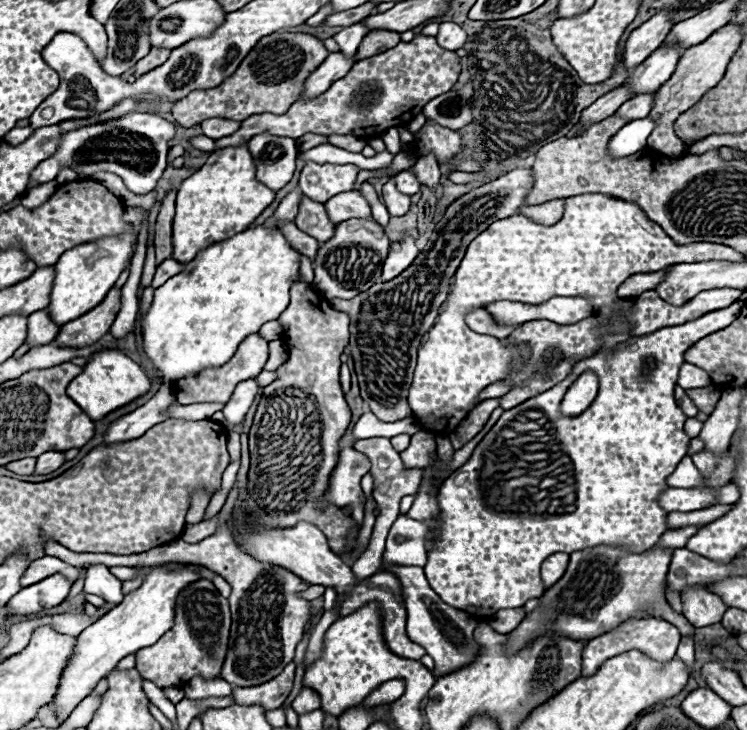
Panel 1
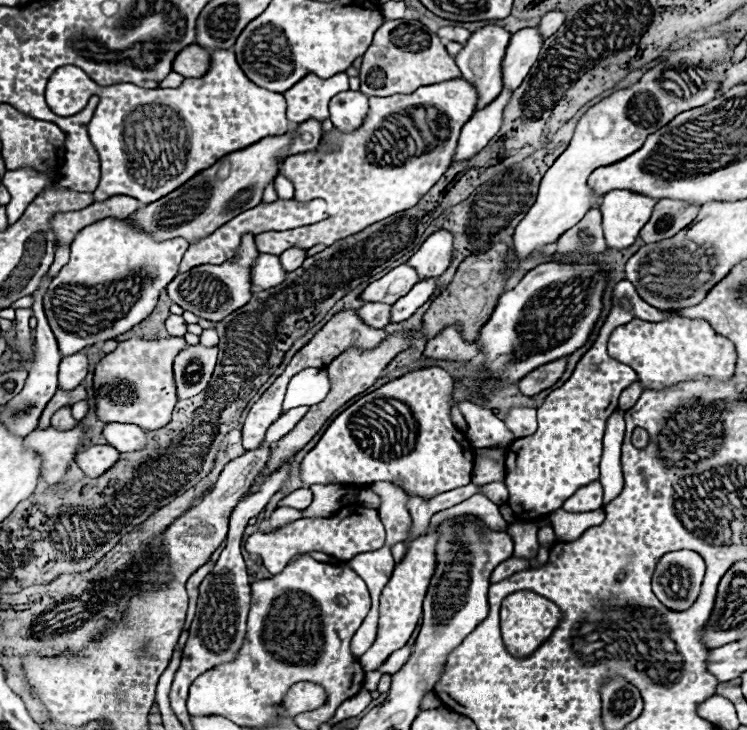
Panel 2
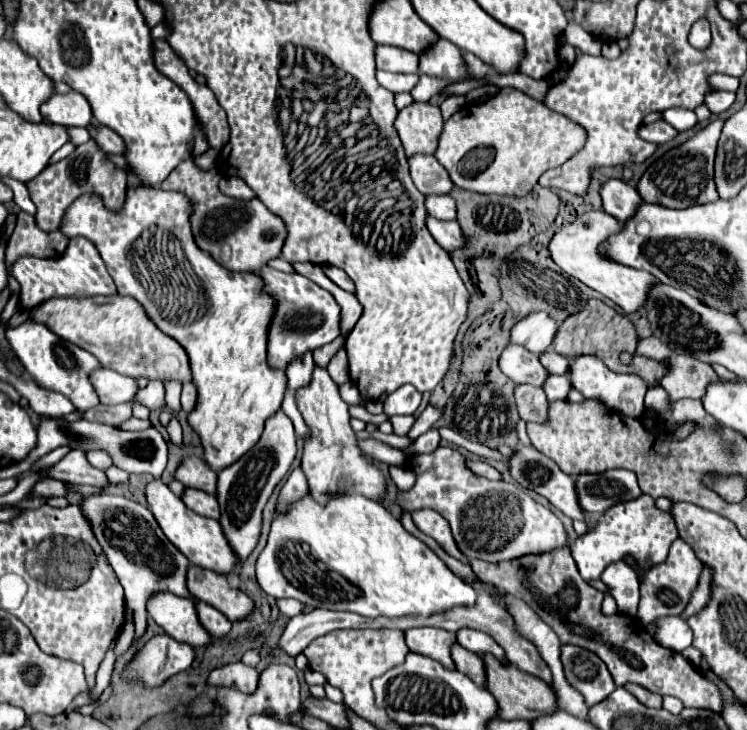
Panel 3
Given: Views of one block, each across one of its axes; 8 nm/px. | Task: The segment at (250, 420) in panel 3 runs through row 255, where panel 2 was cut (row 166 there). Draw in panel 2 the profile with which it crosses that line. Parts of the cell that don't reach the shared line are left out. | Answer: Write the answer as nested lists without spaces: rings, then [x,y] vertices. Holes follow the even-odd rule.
[[[212,50],[210,68],[202,78],[188,78],[178,88],[140,88],[114,84],[102,88],[100,104],[88,124],[88,136],[100,156],[100,184],[94,200],[126,194],[142,204],[160,200],[218,158],[266,136],[290,130],[286,100],[264,90],[240,70],[232,50]],[[142,166],[142,184],[136,172]]]

